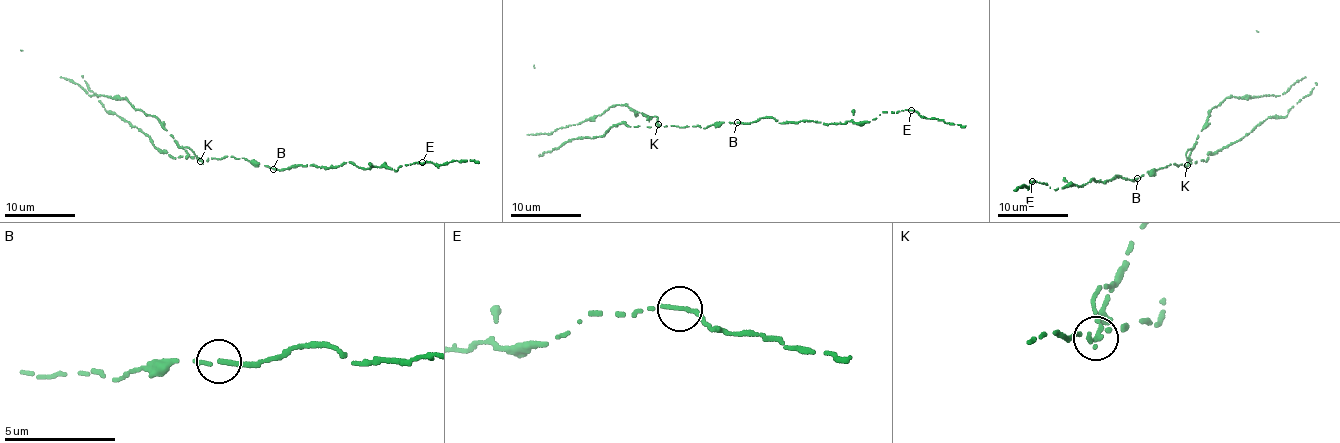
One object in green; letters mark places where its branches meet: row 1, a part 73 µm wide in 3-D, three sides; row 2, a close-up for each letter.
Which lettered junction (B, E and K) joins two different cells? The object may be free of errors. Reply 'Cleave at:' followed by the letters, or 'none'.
Cleave at: K

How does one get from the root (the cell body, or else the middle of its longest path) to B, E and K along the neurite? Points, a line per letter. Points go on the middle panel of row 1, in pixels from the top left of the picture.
B: (692, 126), (706, 128), (724, 122), (737, 122)
E: (692, 126), (748, 123), (764, 117), (785, 124), (802, 120), (857, 123), (886, 111), (911, 110)
K: (692, 126), (658, 125)

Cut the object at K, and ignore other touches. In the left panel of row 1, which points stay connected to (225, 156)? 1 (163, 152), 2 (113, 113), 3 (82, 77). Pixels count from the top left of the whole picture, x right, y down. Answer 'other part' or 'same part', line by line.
1: same part
2: same part
3: same part

